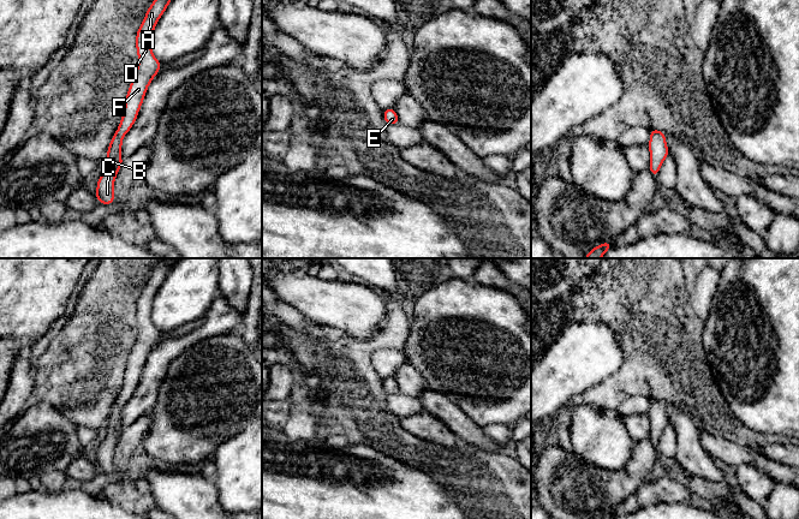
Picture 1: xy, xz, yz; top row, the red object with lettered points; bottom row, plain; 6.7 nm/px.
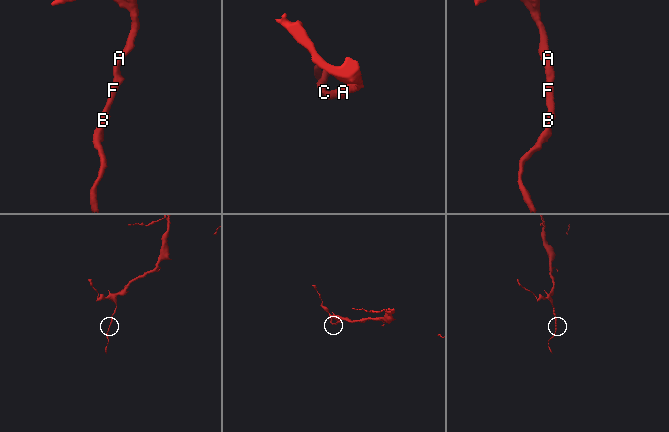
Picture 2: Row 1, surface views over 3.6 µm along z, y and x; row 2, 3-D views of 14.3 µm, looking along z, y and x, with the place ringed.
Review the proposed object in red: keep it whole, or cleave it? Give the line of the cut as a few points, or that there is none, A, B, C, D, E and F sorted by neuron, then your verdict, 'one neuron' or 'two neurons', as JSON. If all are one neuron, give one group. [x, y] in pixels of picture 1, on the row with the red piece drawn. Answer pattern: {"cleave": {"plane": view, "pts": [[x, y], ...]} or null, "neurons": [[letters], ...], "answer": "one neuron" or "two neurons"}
{"cleave": null, "neurons": [["A", "B", "C", "D", "E", "F"]], "answer": "one neuron"}

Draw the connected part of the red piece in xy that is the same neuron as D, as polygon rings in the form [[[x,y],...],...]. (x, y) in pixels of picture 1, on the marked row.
[[[154,0],[148,8],[136,35],[138,66],[129,86],[120,125],[109,142],[109,148],[106,155],[106,169],[97,180],[95,196],[103,205],[112,204],[115,201],[113,185],[115,177],[124,162],[124,160],[120,157],[123,137],[135,124],[147,89],[162,65],[151,52],[151,41],[154,29],[169,2],[171,0]]]

